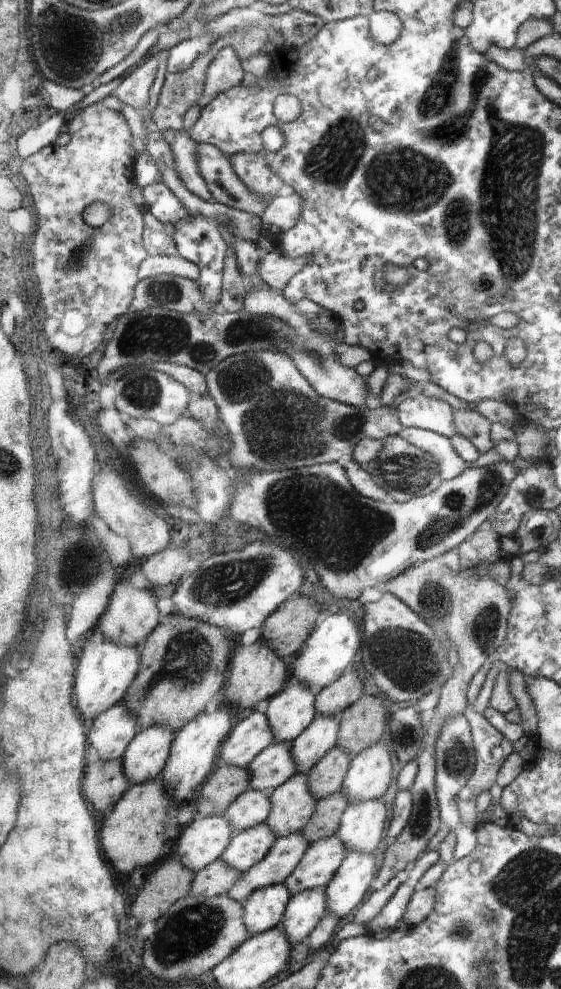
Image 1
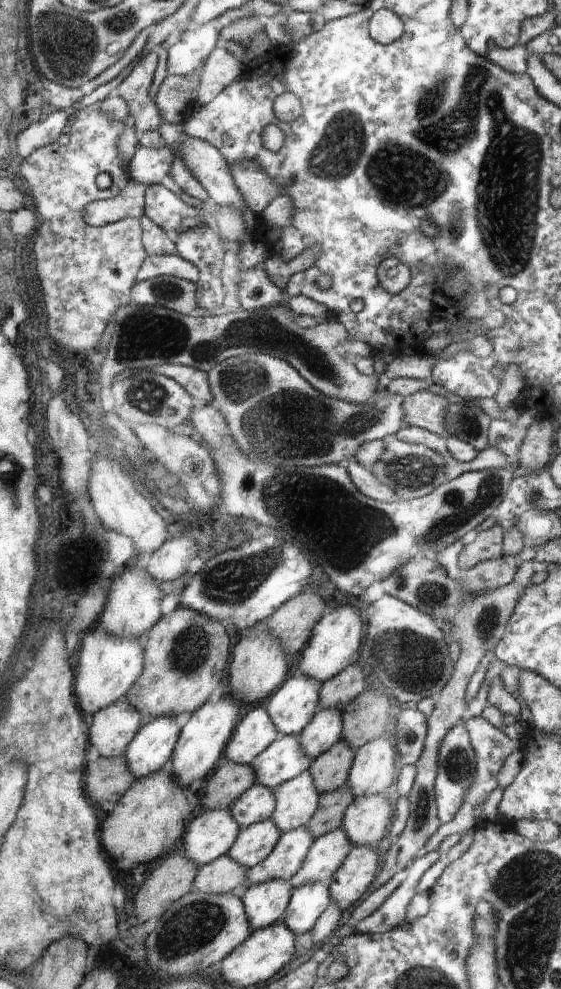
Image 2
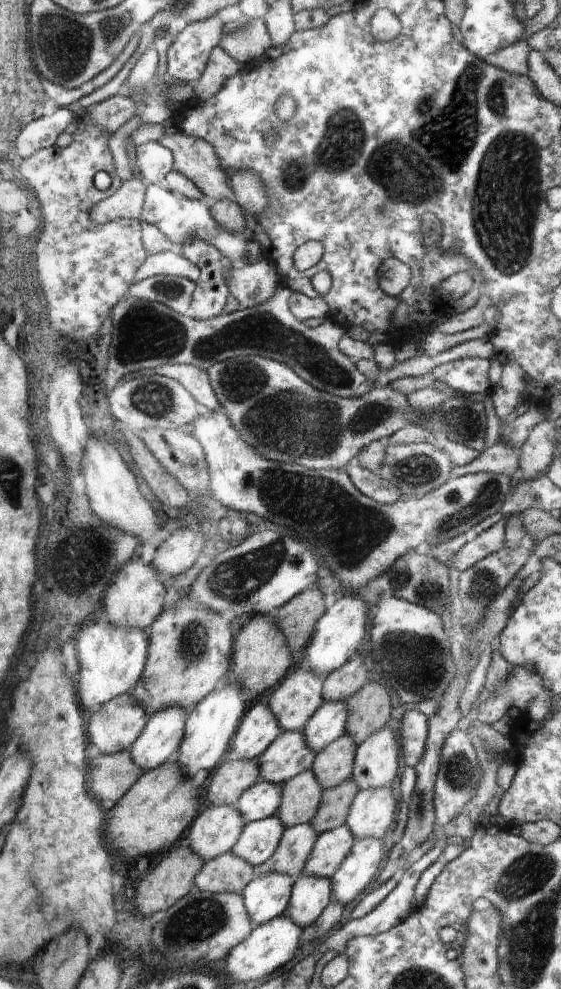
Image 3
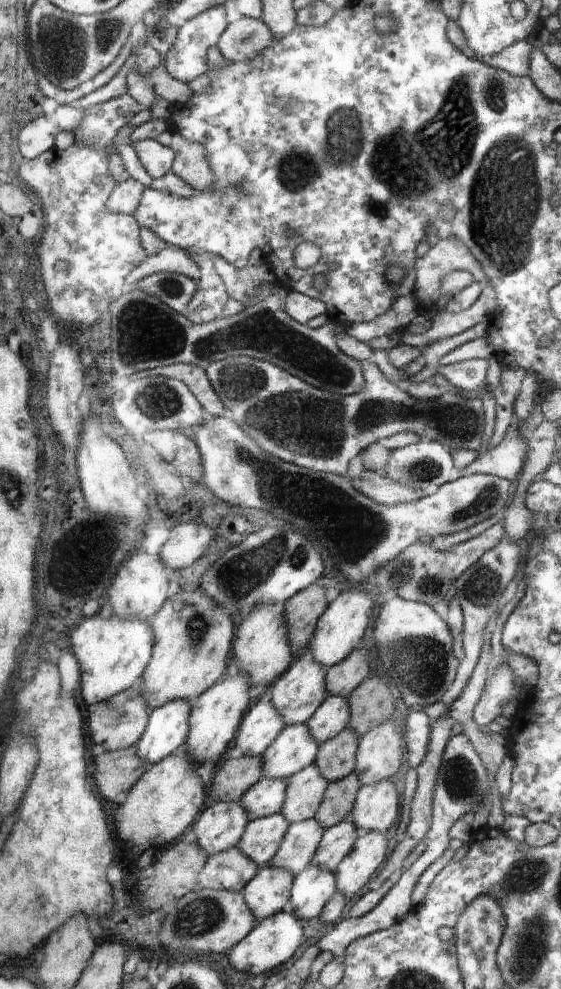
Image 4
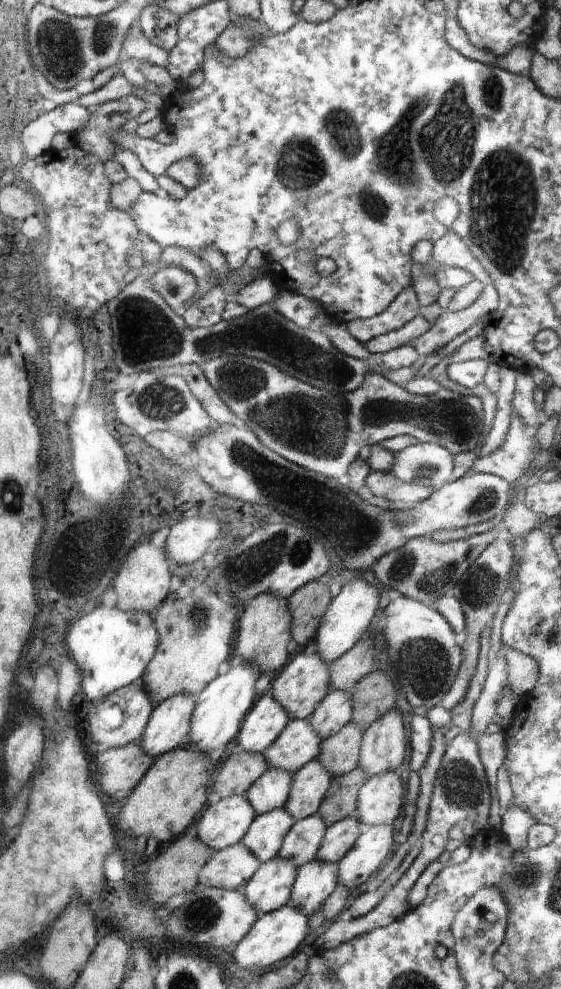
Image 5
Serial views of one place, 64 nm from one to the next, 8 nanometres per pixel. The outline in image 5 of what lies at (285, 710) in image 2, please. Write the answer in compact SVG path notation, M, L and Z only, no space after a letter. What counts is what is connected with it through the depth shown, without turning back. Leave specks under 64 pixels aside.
M300 649L296 651L292 662L275 674L269 687L274 689L272 695L277 699L278 704L286 710L286 714L289 714L290 721L312 717L317 706L332 691L329 666L320 658L319 654L307 654Z

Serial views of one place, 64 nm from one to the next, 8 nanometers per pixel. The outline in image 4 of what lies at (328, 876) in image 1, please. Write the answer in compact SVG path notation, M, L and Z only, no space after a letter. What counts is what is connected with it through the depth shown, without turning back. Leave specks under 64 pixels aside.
M350 819L327 828L310 866L336 872L337 866L352 852L357 842L357 831L357 826Z

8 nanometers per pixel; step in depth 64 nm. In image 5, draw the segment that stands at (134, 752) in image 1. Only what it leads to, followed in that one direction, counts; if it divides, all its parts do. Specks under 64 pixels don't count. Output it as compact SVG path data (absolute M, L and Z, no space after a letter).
M178 694L157 705L142 739L146 754L159 759L189 741L196 713L195 697L193 694Z

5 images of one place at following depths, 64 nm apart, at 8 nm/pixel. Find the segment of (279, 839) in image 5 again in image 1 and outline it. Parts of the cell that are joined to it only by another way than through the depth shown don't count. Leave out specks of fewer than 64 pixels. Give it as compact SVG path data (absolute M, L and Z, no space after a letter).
M266 823L241 830L234 836L232 844L222 856L238 872L250 870L269 854L277 838Z

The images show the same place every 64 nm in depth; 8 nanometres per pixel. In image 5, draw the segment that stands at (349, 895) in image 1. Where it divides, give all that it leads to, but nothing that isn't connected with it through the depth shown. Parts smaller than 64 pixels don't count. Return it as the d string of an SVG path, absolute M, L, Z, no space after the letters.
M361 825L361 834L338 866L338 882L354 894L368 876L386 860L396 842L391 826Z

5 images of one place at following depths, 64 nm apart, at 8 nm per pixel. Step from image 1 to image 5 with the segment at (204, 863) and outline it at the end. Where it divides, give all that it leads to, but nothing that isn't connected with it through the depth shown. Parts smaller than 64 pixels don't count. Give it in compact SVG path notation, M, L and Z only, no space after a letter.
M245 796L222 798L217 804L210 805L210 808L206 810L206 814L203 814L202 818L195 825L194 830L202 838L204 844L208 844L210 848L214 848L217 851L224 850L229 846L238 844L245 837L250 825L256 820L256 816L253 806L250 806L250 802L246 800Z

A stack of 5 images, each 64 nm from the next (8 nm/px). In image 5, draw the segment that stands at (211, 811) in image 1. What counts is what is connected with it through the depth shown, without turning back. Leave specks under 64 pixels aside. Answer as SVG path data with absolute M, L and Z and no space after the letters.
M237 748L217 776L215 791L223 798L244 797L268 768L265 753Z

